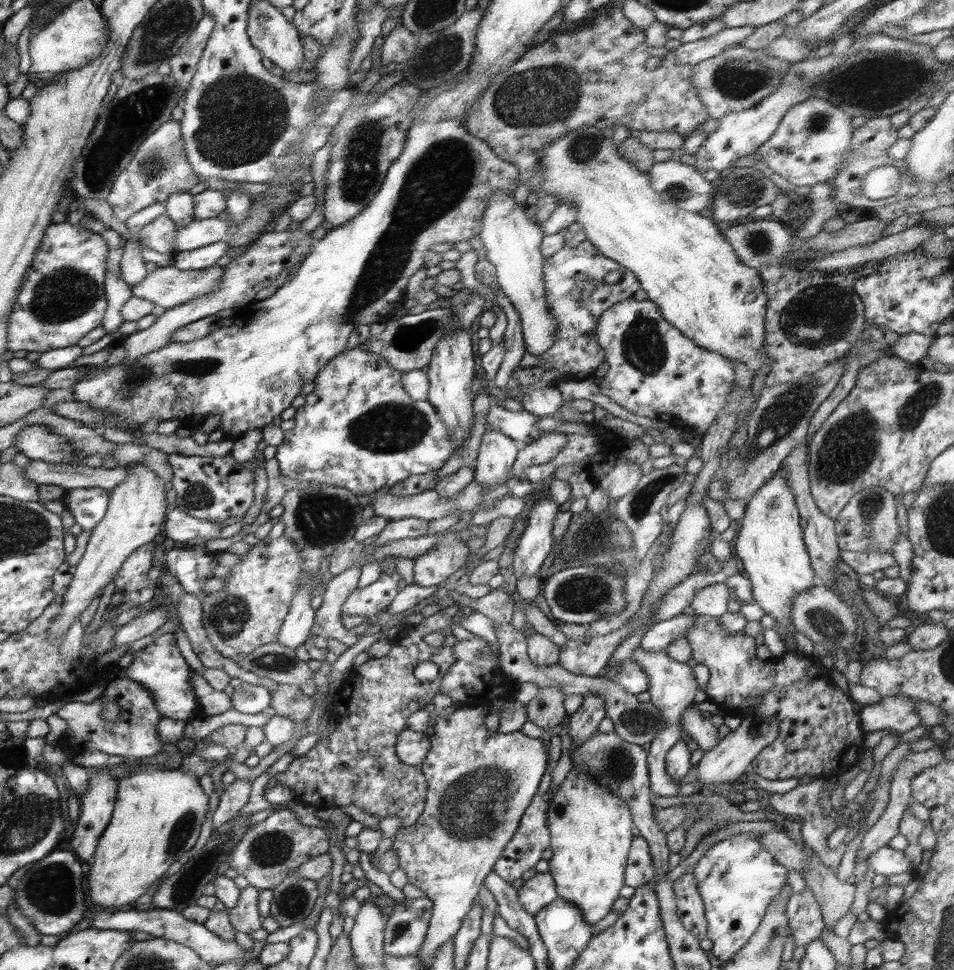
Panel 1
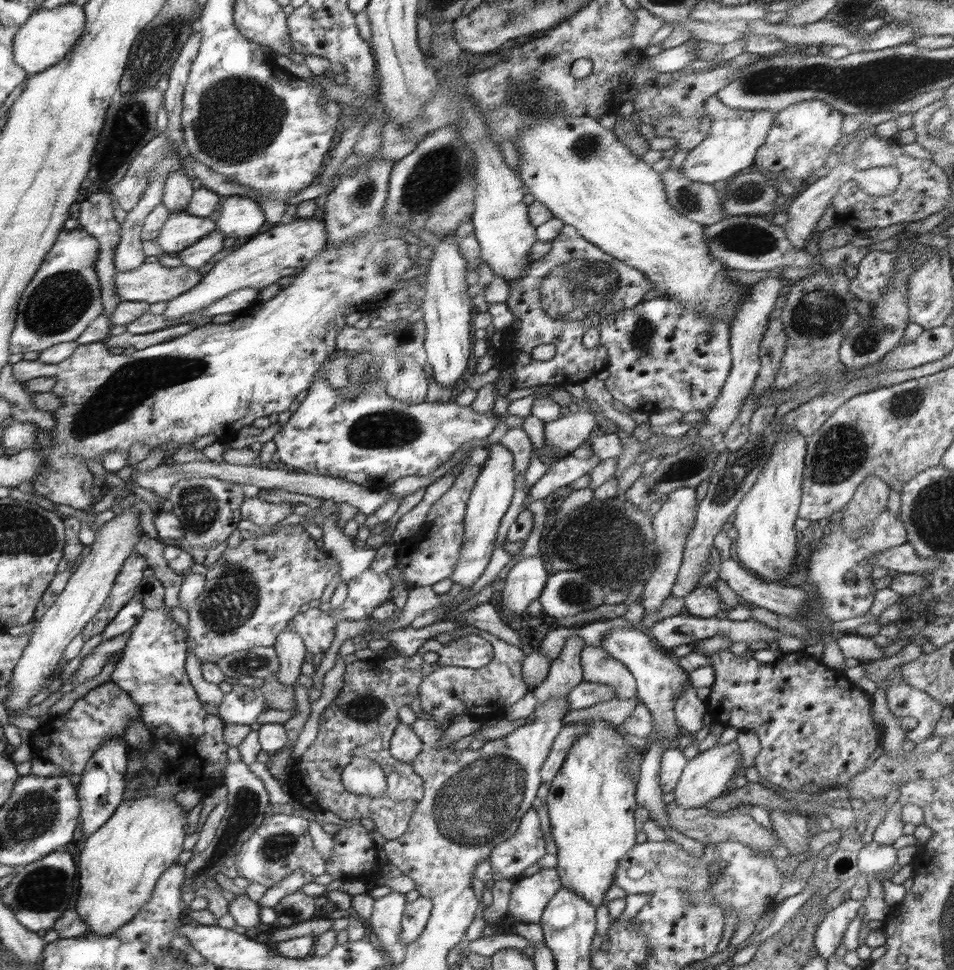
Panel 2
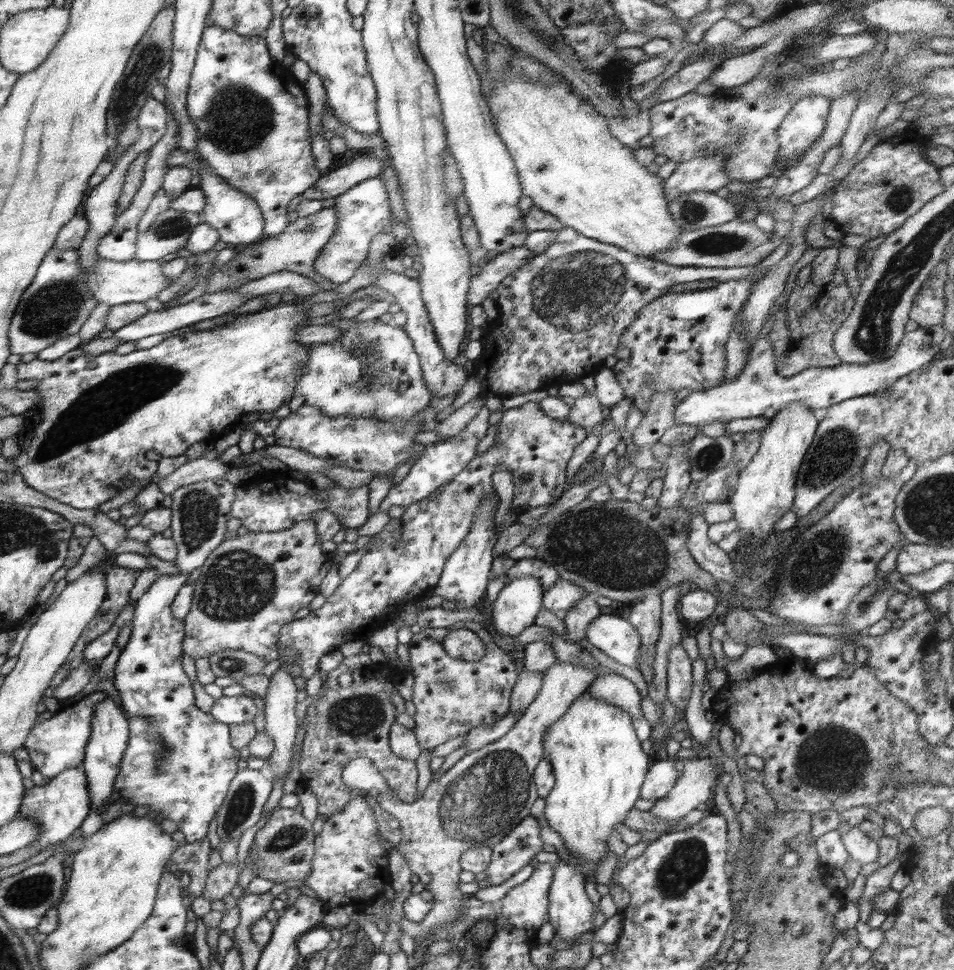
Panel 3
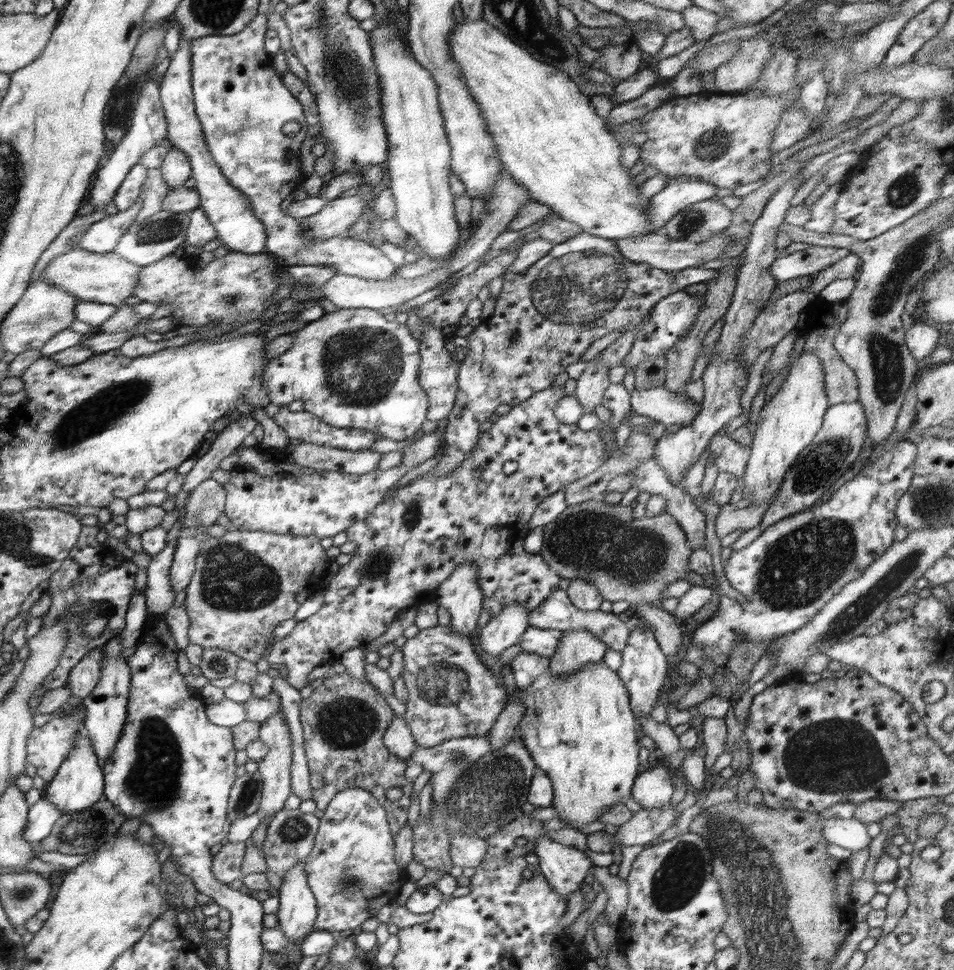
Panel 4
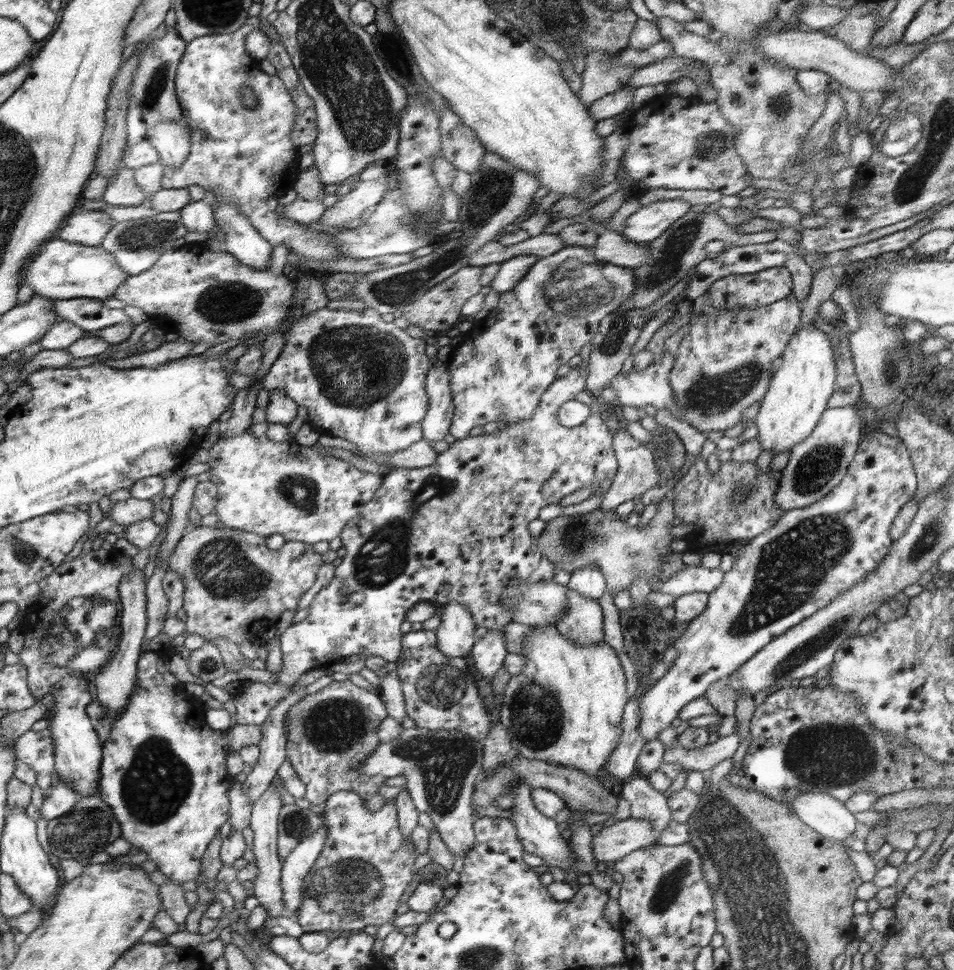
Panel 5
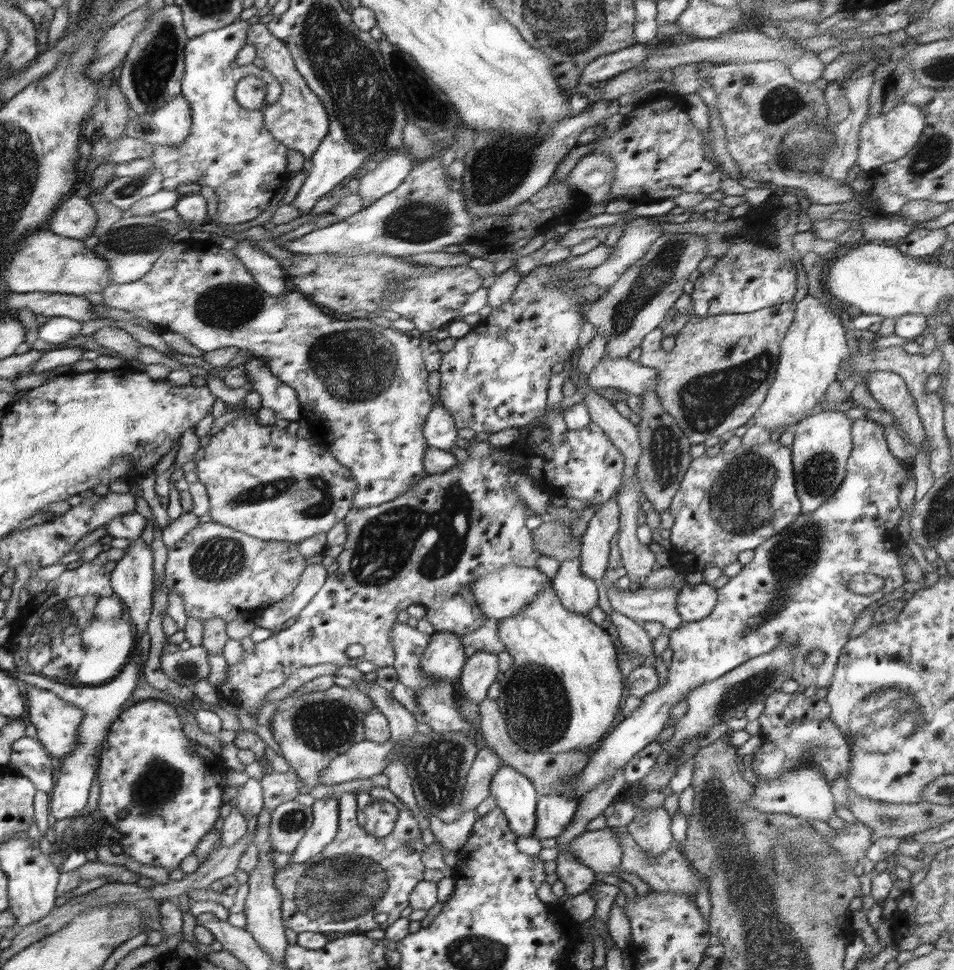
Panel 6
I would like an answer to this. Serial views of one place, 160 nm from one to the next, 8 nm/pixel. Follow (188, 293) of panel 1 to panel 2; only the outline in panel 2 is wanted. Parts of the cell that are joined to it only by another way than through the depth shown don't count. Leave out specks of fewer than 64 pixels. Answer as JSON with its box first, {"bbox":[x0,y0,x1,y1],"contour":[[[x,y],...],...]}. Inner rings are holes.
{"bbox":[115,261,203,305],"contour":[[[158,261],[153,263],[144,263],[136,270],[125,270],[122,272],[118,269],[115,277],[115,286],[117,293],[123,298],[123,301],[147,302],[149,305],[154,302],[168,302],[181,294],[187,293],[188,290],[195,288],[203,276],[194,269],[186,265],[177,267],[167,267]]]}

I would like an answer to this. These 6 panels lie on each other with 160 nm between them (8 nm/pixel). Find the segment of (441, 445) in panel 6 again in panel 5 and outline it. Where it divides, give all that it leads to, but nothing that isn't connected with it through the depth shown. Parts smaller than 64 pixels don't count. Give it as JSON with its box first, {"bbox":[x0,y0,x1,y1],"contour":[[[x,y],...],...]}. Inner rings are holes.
{"bbox":[420,357,455,442],"contour":[[[436,357],[424,381],[429,404],[426,415],[420,423],[423,438],[428,442],[442,442],[450,434],[455,412],[450,379],[447,365],[443,365]]]}

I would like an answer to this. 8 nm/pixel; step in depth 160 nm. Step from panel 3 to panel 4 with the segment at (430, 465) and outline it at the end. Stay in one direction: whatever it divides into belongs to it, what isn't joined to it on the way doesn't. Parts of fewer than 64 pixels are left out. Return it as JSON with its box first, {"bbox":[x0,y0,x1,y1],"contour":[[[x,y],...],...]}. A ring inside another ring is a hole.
{"bbox":[430,232,850,475],"contour":[[[580,232],[575,234],[572,238],[566,239],[564,242],[556,243],[553,245],[552,250],[546,255],[536,261],[526,272],[522,274],[515,273],[514,271],[508,271],[503,275],[503,287],[501,293],[495,297],[495,309],[494,313],[488,318],[479,321],[475,324],[475,329],[473,333],[468,337],[468,353],[464,356],[464,359],[460,361],[460,368],[458,373],[458,392],[455,399],[454,408],[448,418],[448,425],[444,431],[445,433],[445,454],[442,454],[440,462],[431,469],[430,472],[436,473],[436,475],[446,475],[450,471],[460,467],[462,461],[468,459],[470,453],[472,453],[473,447],[476,447],[478,443],[478,438],[481,436],[480,425],[488,420],[489,416],[494,414],[495,410],[501,404],[508,404],[512,407],[516,404],[528,401],[528,398],[532,398],[534,394],[542,390],[551,388],[556,376],[560,372],[564,371],[567,366],[570,366],[573,362],[578,362],[581,360],[582,354],[602,336],[614,332],[619,328],[623,328],[622,332],[630,332],[634,330],[637,324],[640,324],[642,320],[649,316],[651,308],[660,302],[660,299],[666,298],[669,294],[683,291],[686,286],[690,284],[698,284],[699,282],[706,283],[709,280],[713,280],[719,276],[719,272],[716,269],[706,269],[702,267],[692,267],[685,268],[680,272],[675,272],[674,274],[666,272],[665,270],[654,268],[650,264],[646,263],[635,263],[630,262],[625,256],[622,256],[619,248],[617,247],[617,242],[613,240],[608,240],[605,238],[600,238],[599,236],[592,236],[591,234]],[[812,245],[805,250],[779,255],[767,272],[777,283],[786,282],[792,278],[817,274],[850,253],[847,248]]]}

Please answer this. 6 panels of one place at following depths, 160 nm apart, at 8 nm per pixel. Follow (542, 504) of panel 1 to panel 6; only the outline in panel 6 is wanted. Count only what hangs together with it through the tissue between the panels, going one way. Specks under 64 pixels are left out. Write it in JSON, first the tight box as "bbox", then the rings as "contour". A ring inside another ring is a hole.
{"bbox":[456,650,501,704],"contour":[[[478,650],[466,659],[460,679],[456,680],[457,691],[466,701],[478,704],[487,697],[490,685],[501,677],[497,662],[497,653]]]}

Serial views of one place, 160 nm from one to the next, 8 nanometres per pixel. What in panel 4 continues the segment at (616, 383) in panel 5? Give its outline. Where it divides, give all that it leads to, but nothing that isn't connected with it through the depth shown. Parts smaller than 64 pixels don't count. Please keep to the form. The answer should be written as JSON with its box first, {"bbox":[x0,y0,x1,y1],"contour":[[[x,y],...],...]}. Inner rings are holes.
{"bbox":[630,385,700,428],"contour":[[[664,385],[650,390],[632,388],[630,403],[634,414],[658,421],[658,428],[678,423],[687,425],[700,413],[700,404],[694,404],[687,396],[668,391]]]}

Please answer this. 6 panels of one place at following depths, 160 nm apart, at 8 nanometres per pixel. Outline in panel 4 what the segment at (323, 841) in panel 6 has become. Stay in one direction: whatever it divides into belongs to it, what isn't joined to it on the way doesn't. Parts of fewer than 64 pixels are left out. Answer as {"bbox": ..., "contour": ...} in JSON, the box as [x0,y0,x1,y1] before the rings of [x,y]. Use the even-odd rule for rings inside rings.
{"bbox":[275,860,316,945],"contour":[[[305,860],[292,867],[283,877],[279,889],[280,906],[275,912],[278,927],[286,939],[299,945],[314,931],[316,900],[307,884]]]}

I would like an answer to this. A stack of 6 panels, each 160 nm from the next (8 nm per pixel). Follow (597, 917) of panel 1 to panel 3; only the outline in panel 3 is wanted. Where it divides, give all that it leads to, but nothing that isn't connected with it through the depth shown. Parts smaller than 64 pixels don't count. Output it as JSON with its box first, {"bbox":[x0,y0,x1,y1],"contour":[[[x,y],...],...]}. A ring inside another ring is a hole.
{"bbox":[543,692,650,879],"contour":[[[587,692],[579,696],[567,713],[545,734],[545,756],[550,759],[556,783],[545,798],[543,815],[548,826],[560,834],[568,852],[575,856],[569,863],[576,871],[582,872],[585,879],[598,875],[598,862],[610,853],[606,843],[608,836],[614,832],[618,824],[624,825],[628,813],[634,809],[636,800],[641,797],[650,756],[644,752],[640,743],[641,740],[633,727],[633,718],[628,711],[613,704],[606,704]]]}

